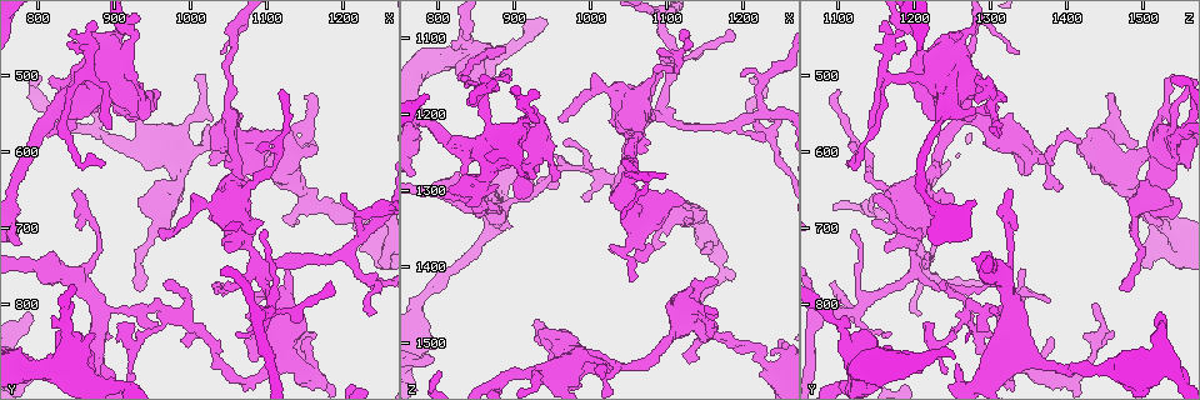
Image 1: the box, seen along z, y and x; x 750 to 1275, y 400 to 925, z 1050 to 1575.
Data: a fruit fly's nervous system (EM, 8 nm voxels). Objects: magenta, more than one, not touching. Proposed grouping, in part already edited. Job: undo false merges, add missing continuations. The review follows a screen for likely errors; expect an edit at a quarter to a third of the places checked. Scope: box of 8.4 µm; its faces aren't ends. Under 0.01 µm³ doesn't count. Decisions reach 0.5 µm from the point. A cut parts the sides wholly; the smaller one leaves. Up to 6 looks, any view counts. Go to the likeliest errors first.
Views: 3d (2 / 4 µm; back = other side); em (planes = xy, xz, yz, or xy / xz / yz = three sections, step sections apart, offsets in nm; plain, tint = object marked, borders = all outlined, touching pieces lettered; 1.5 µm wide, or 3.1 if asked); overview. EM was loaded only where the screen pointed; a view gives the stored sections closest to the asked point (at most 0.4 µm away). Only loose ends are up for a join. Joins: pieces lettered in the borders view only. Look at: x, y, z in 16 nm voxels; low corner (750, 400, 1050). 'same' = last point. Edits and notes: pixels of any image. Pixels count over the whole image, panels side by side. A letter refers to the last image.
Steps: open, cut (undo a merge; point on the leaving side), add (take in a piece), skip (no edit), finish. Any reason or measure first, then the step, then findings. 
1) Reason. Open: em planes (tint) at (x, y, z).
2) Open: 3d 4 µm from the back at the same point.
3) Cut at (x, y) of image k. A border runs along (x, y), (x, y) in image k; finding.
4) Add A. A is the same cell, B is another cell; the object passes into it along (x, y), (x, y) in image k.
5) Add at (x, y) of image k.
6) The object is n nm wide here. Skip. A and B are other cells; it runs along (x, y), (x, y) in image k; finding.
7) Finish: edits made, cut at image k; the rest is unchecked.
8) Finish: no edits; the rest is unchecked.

Four or more arms meet. Open: 3d 4 µm at (1105, 810, 1125).

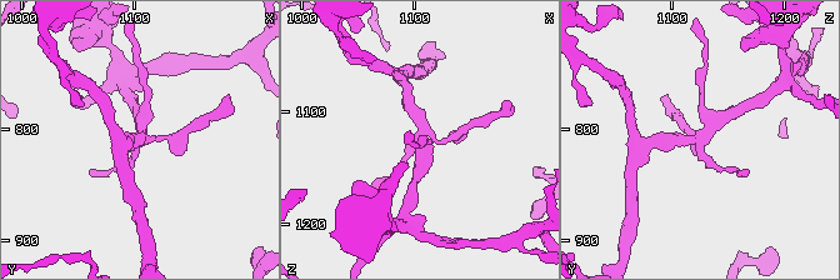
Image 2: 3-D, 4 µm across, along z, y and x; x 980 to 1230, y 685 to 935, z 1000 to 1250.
Now the EM. Open: em yz step 8 (tint) at (1104, 810, 1126).

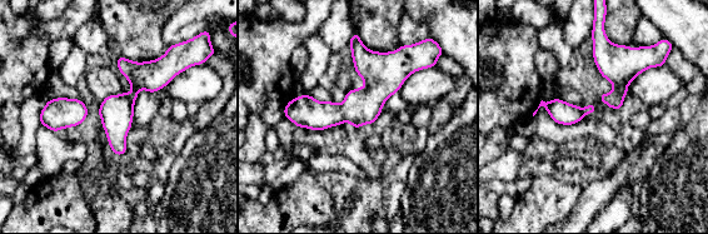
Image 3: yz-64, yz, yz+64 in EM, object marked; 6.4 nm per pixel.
Another direction. Open: em planes (borders) at the same point.

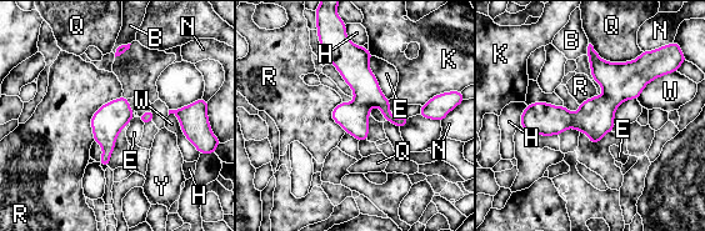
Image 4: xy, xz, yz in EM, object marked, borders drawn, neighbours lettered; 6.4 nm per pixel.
Skip. B, E, H, K, N, Q, R, W and Y are other cells; it runs along (643, 63), (586, 120), (523, 121) in image 4; one neuron here.

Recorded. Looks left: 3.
Stops while still wide. Open: em yz step 4 (tint) at (1160, 590, 1420).

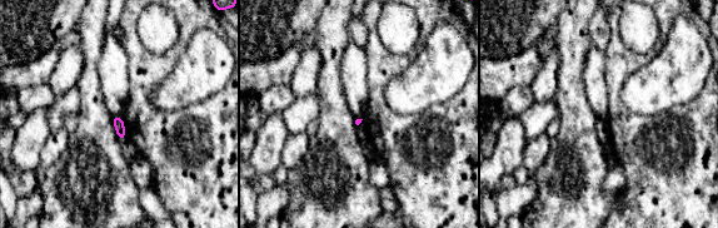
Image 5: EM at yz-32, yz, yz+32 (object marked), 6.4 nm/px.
Open: em planes (borders) at the same point.

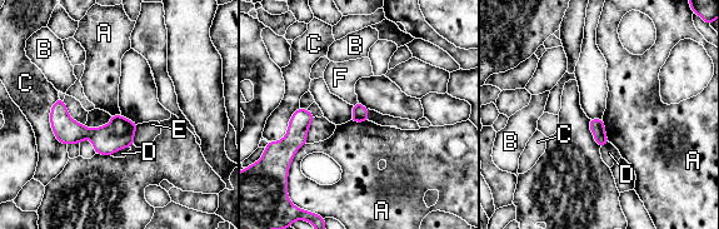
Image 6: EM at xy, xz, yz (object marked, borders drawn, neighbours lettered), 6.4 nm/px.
Skip. A, B, C, D, E and F are other cells; it runs along (53, 119), (69, 132), (130, 142) in image 6; none of them fits.

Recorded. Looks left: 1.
Four-way junction. Open: em planes (borders) at (970, 810, 1270).

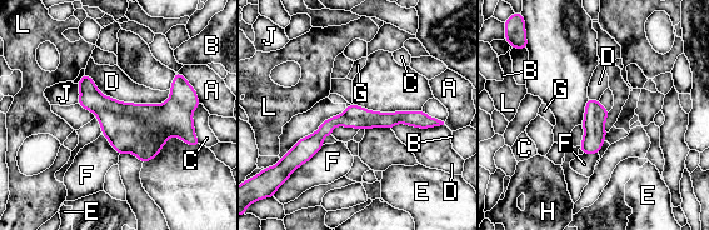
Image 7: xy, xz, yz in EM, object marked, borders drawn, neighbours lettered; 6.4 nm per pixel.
Skip. A, B, C, D, E, F, G, H, J and L are other cells; a border runs along (85, 73), (123, 101), (170, 95) in image 7; one neuron here.

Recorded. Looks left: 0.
Finish: no edits; the rest is unchecked.

